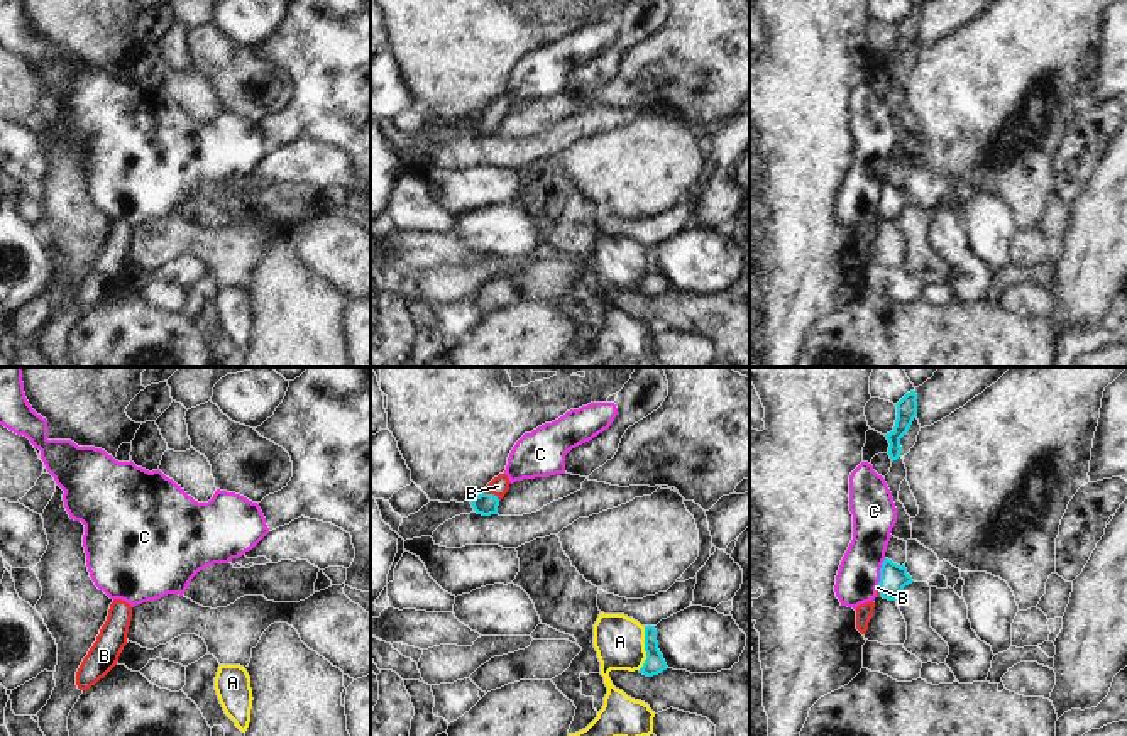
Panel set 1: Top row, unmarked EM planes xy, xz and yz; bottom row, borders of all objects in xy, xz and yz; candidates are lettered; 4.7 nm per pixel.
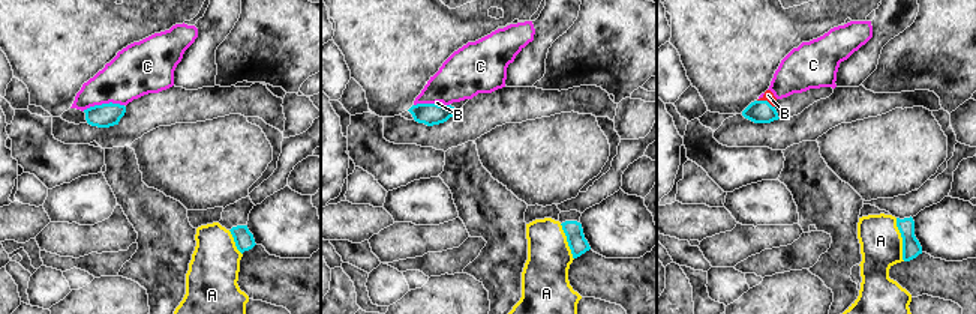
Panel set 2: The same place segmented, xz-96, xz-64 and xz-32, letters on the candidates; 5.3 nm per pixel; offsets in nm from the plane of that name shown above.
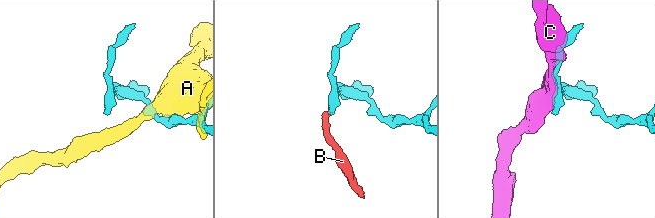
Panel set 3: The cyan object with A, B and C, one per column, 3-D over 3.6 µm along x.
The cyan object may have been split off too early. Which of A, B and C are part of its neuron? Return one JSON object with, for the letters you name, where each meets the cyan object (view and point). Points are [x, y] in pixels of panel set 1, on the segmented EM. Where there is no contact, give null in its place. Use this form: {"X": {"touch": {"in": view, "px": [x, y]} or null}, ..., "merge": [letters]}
{"B": {"touch": {"in": "xz", "px": [491, 494]}}, "merge": ["B"]}

